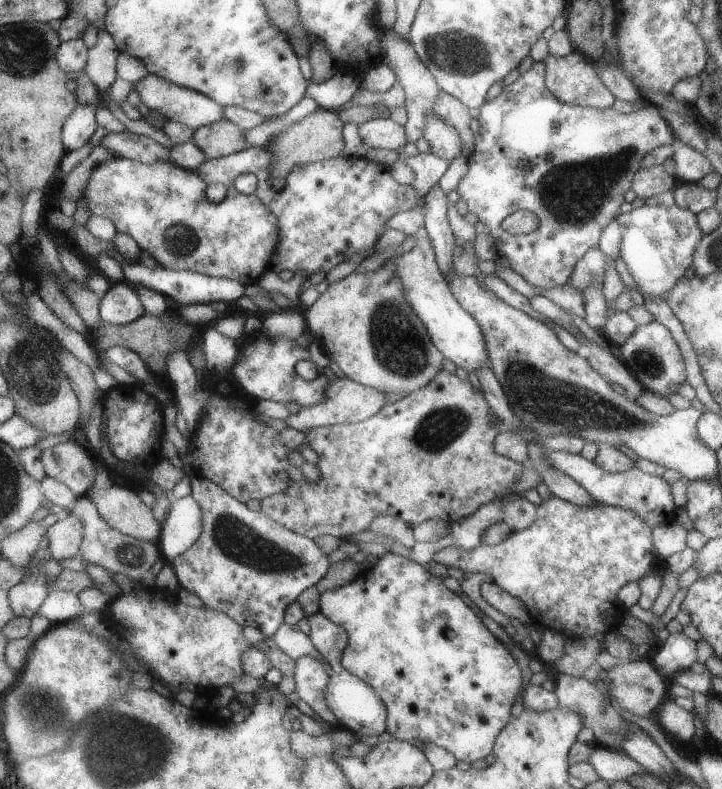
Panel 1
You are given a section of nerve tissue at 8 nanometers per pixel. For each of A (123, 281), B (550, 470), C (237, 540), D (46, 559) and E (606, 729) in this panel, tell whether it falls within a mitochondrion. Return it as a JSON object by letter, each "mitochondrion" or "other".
{"A":"other","B":"other","C":"mitochondrion","D":"other","E":"mitochondrion"}

